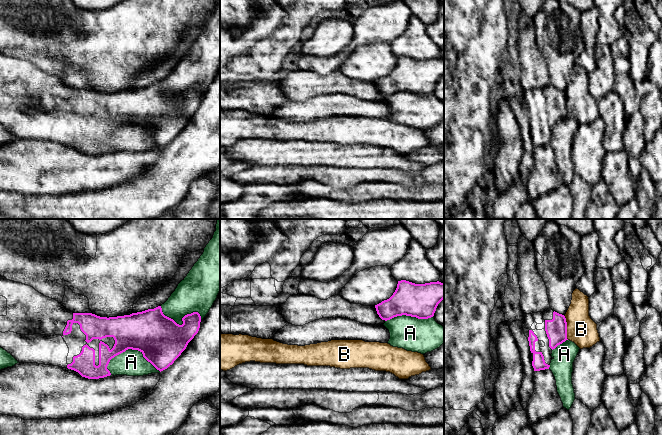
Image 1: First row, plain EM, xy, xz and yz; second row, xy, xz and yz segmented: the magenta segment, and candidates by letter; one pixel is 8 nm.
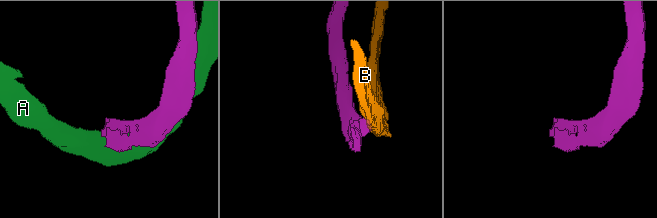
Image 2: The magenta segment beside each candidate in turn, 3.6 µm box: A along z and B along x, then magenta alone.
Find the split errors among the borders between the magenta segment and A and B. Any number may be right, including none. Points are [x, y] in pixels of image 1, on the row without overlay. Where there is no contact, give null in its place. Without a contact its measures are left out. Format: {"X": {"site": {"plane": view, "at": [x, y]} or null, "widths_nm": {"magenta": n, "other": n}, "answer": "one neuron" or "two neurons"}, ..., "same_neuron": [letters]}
{"A": {"site": {"plane": "xy", "at": [133, 125]}, "widths_nm": {"magenta": 380, "other": 200}, "answer": "two neurons"}, "B": {"site": {"plane": "yz", "at": [566, 103]}, "widths_nm": {"magenta": 180, "other": 240}, "answer": "two neurons"}, "same_neuron": []}

